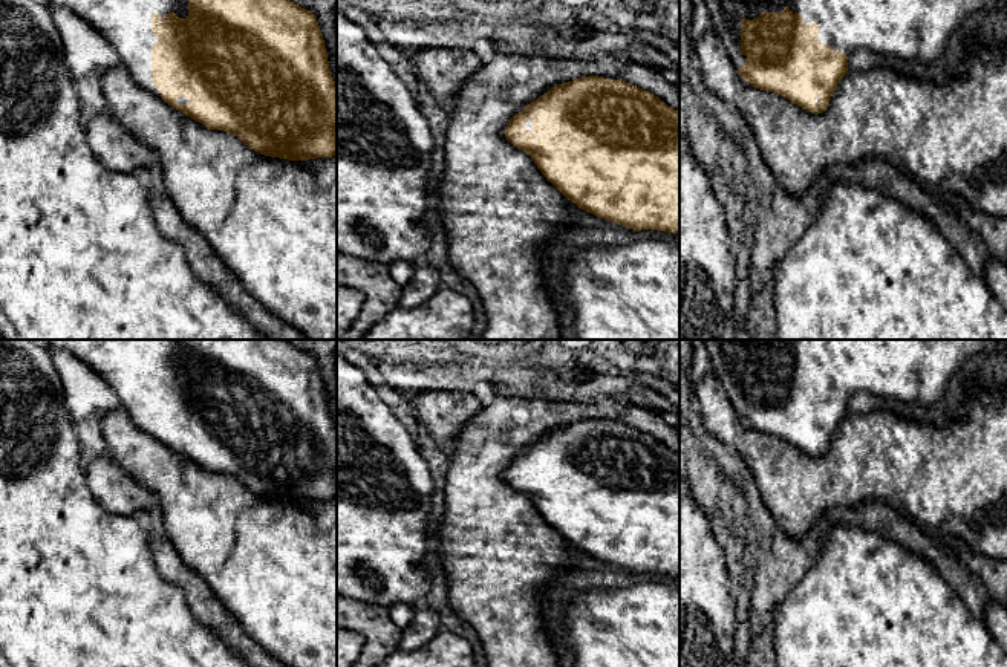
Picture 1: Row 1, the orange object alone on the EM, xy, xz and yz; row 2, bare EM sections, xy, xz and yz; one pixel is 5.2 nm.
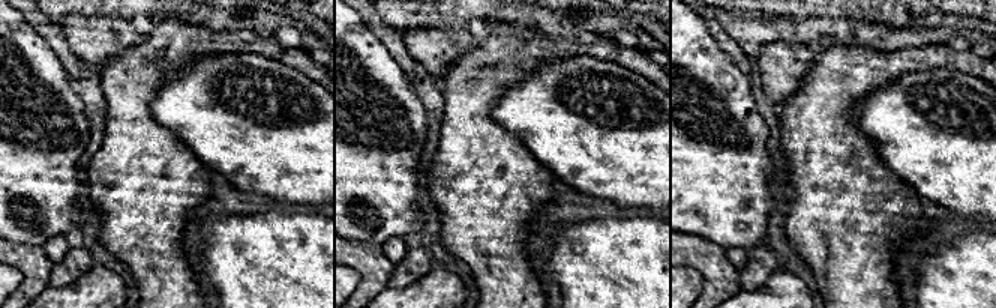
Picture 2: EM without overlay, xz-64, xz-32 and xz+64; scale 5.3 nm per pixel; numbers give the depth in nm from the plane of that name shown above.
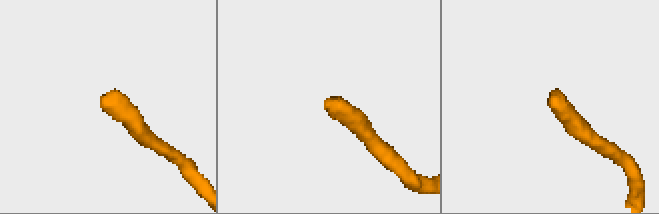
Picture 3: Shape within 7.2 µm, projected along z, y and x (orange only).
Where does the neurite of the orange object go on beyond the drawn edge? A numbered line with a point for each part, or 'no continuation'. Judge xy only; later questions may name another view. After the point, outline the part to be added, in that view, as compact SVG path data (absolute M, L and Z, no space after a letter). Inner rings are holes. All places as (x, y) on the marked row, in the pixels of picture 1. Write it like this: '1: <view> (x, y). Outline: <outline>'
1: xy (126, 25). Outline: M46 0L64 6L89 21L116 50L135 81L158 98L162 93L152 83L152 47L158 38L152 32L152 14L162 18L174 12L188 15L190 0Z

